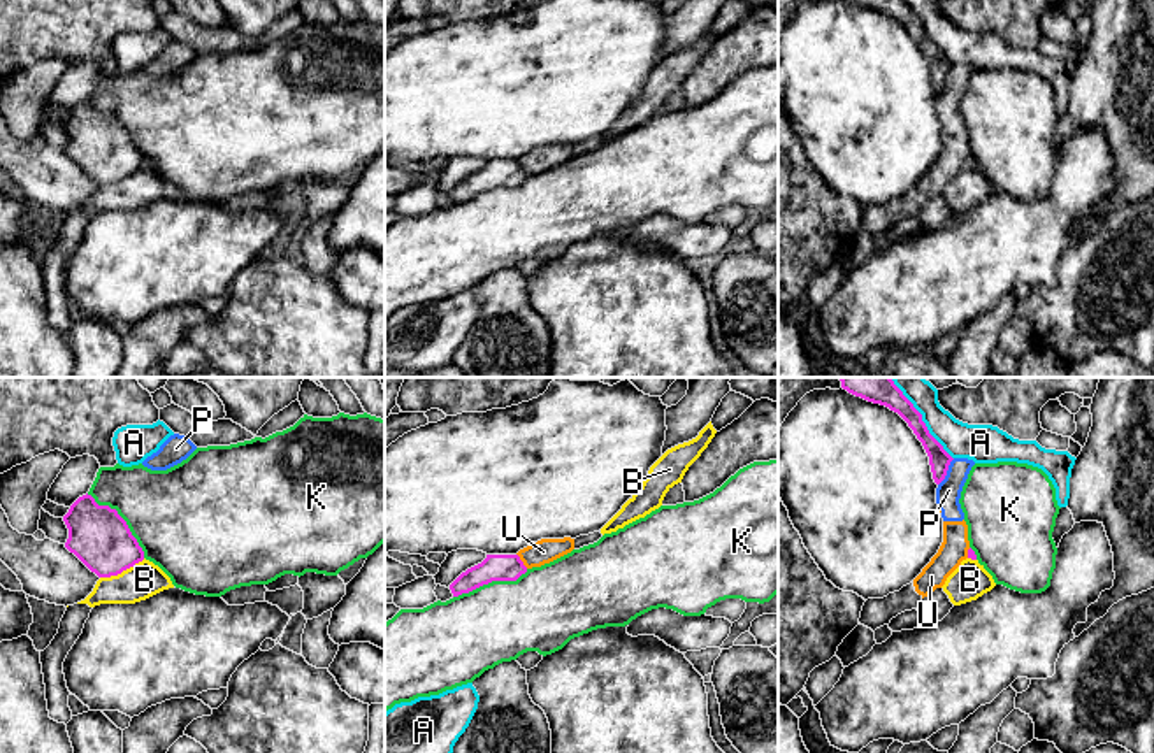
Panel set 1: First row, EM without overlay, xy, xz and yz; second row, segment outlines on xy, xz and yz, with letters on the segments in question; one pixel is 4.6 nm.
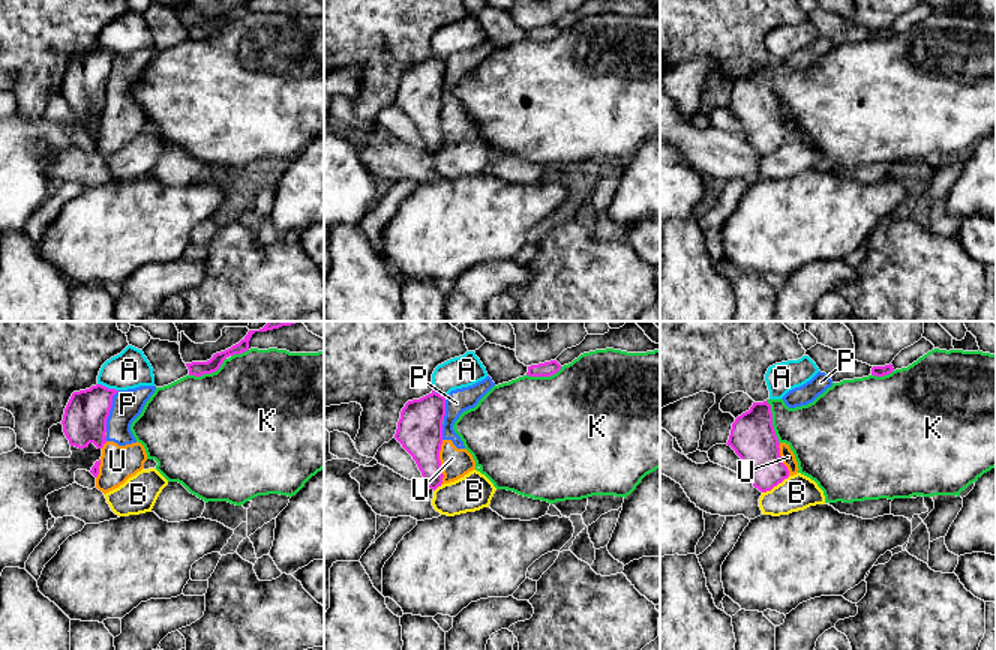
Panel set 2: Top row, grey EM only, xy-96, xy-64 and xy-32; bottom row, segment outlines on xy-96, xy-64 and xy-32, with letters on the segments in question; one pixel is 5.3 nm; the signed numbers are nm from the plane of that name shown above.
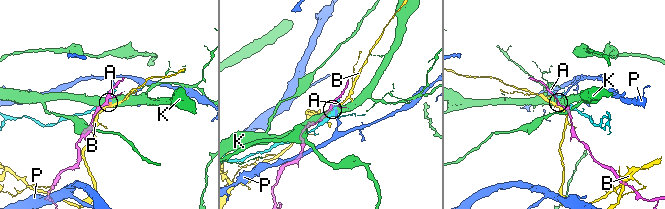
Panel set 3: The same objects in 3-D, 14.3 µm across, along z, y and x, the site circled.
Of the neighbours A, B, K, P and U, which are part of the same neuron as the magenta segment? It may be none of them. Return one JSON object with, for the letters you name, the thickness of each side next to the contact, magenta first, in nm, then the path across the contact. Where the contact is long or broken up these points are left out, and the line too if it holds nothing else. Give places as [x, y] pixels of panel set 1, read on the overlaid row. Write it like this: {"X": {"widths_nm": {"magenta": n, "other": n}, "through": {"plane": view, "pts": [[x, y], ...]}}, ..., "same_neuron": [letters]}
{"same_neuron": []}

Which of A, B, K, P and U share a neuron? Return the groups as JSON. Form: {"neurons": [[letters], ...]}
{"neurons": [["A"], ["B"], ["K"], ["P", "U"]]}

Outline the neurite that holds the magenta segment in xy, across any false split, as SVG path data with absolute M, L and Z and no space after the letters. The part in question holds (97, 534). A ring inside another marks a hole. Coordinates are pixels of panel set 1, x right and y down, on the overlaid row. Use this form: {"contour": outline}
{"contour": "M91 495L79 497L63 516L69 528L65 548L98 577L118 576L144 560L144 551L132 535L126 521L109 506L98 506Z"}

